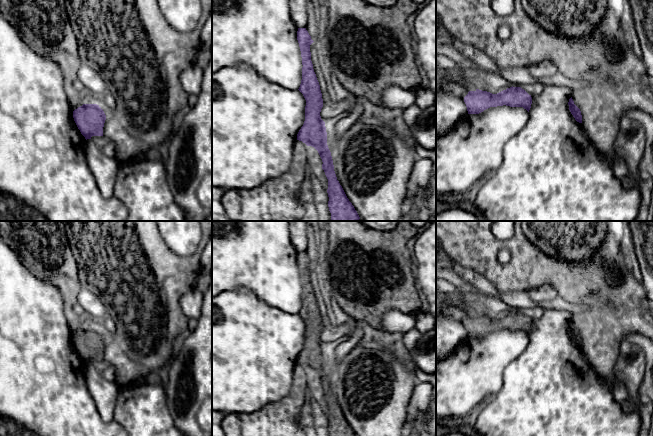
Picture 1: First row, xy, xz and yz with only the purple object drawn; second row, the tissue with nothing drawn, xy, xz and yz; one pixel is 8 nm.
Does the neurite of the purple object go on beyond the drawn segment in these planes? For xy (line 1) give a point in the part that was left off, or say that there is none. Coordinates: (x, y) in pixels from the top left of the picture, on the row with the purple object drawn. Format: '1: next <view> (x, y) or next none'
1: next none

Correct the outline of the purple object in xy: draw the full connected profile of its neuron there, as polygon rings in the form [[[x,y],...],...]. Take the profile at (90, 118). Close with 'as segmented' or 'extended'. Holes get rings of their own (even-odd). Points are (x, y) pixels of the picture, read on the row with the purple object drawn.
[[[83,104],[73,111],[74,121],[85,139],[103,136],[106,115],[97,104]]]; as segmented

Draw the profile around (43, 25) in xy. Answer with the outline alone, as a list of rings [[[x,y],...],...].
[[[0,0],[0,12],[17,30],[22,40],[38,55],[55,61],[63,72],[63,87],[74,111],[84,104],[78,83],[81,60],[76,36],[66,12],[64,0]]]

